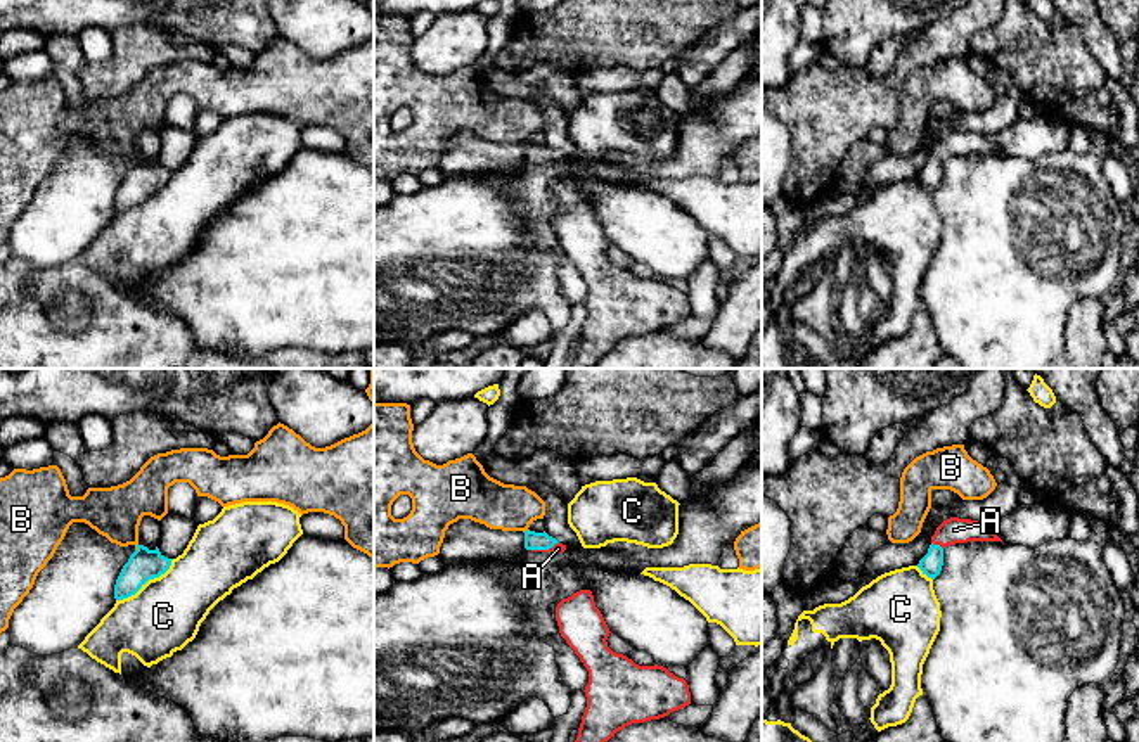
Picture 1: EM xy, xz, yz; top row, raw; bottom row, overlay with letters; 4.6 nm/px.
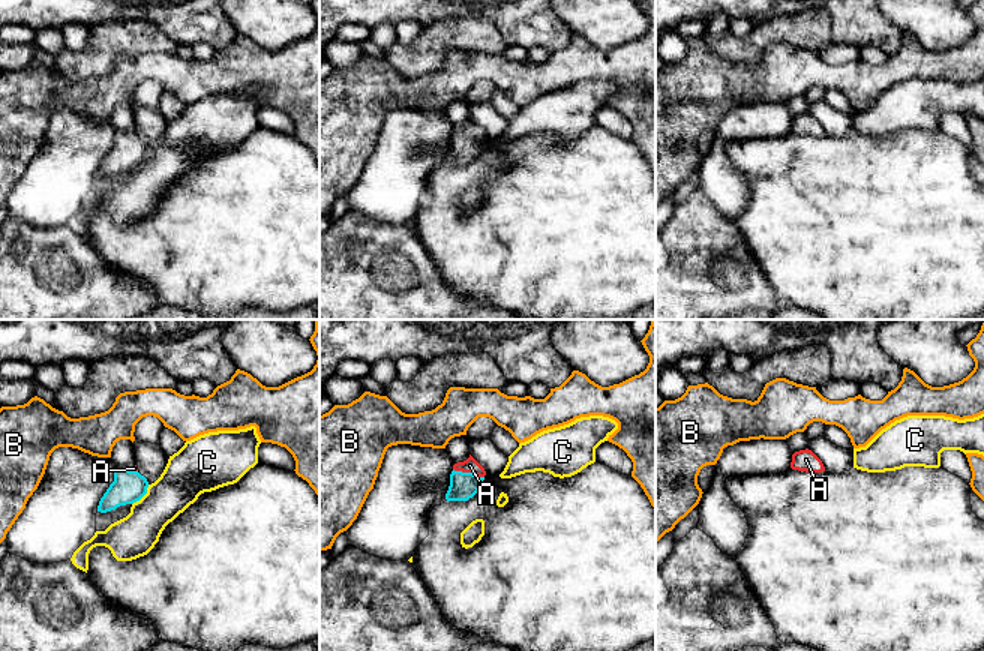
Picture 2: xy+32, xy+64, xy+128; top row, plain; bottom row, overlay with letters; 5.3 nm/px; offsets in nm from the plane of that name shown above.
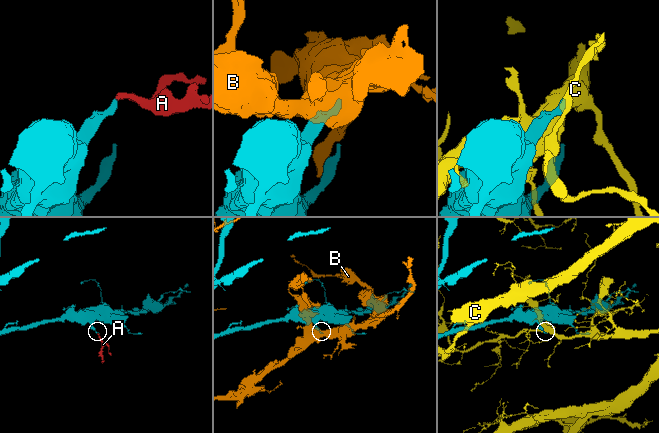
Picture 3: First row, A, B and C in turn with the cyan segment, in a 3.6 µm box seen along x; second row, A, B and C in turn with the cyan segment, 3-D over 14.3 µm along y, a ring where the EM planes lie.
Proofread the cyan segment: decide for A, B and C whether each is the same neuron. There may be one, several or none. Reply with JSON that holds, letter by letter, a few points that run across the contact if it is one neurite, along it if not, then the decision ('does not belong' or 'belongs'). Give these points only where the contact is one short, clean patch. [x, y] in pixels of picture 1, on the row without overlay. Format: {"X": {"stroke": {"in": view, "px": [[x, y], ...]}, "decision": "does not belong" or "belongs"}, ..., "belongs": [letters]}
{"A": {"stroke": {"in": "yz", "px": [[930, 177], [937, 158], [954, 142]]}, "decision": "belongs"}, "B": {"decision": "does not belong"}, "C": {"decision": "does not belong"}, "belongs": ["A"]}

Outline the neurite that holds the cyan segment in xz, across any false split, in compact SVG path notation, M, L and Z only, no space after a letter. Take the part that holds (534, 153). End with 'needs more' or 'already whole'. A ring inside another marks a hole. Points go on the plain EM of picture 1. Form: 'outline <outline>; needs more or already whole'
outline M524 144L524 161L531 164L552 164L563 166L566 157L559 156L556 150L544 145Z; needs more

